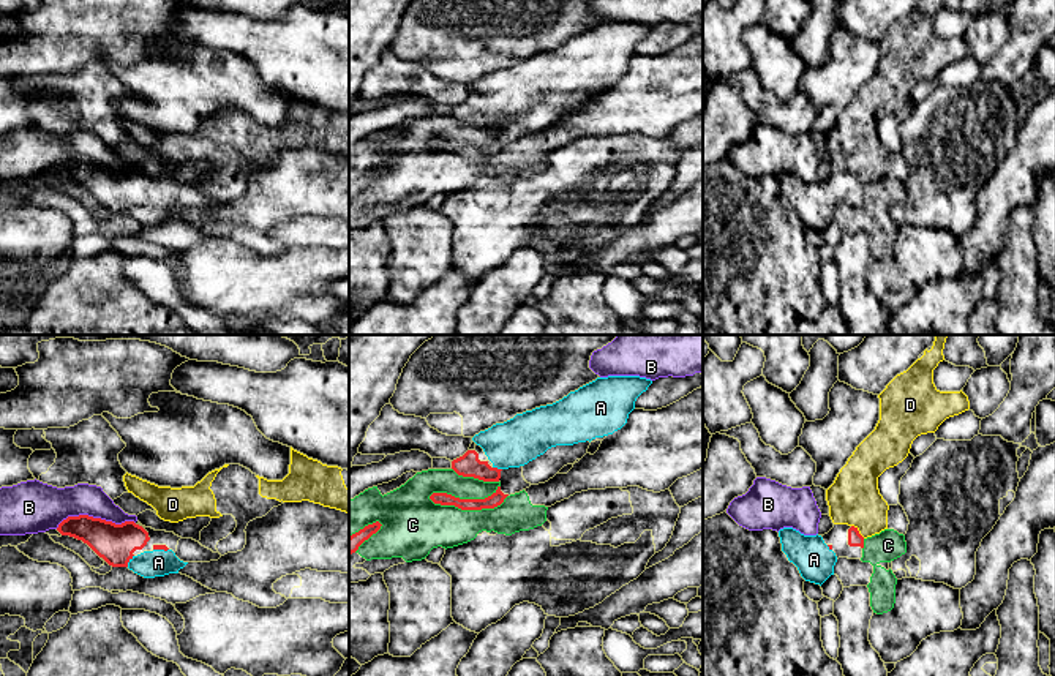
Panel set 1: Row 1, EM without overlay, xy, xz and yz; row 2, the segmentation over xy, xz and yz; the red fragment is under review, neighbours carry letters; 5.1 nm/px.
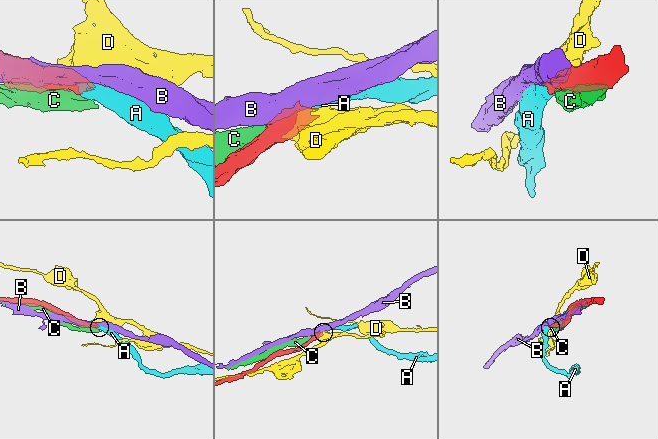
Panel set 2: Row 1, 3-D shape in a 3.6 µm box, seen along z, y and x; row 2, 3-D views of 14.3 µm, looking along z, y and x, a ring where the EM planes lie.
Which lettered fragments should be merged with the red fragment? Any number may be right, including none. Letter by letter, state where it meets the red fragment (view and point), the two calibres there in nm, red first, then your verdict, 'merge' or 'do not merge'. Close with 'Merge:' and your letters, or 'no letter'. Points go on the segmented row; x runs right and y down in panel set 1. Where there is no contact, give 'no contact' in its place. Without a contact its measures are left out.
A: xy (128, 561) | 200/140 nm | merge
B: xy (95, 518) | 200/220 nm | do not merge
C: xz (468, 509) | 70/260 nm | do not merge
D: yz (858, 531) | 80/260 nm | do not merge
Merge: A

